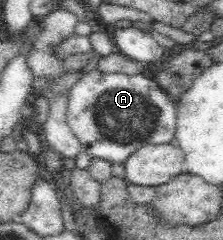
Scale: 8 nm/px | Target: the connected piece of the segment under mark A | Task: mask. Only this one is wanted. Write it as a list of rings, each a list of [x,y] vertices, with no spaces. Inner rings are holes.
[[[95,69],[82,76],[68,92],[66,119],[86,153],[110,163],[123,163],[135,149],[145,143],[173,143],[177,128],[176,102],[150,74],[100,73]]]

